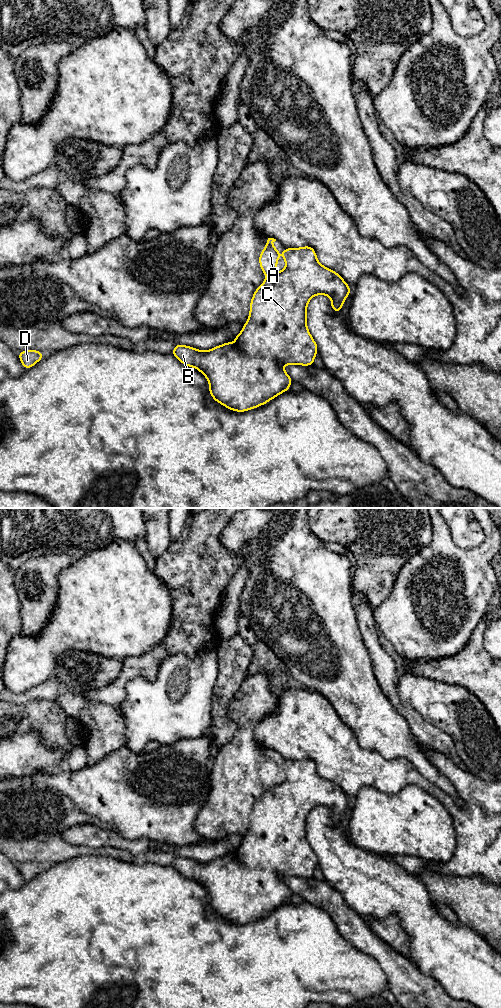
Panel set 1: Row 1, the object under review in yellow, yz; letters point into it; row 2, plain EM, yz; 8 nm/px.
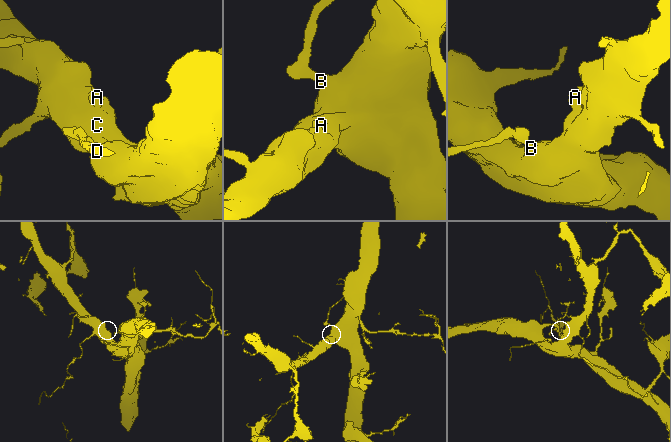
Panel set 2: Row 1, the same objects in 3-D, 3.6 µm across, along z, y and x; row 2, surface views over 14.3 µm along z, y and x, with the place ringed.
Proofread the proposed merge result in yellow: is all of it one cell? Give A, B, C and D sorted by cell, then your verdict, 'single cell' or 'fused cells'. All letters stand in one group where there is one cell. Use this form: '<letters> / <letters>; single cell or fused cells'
A / B C D; fused cells

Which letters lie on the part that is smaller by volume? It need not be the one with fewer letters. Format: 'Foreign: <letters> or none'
Foreign: A

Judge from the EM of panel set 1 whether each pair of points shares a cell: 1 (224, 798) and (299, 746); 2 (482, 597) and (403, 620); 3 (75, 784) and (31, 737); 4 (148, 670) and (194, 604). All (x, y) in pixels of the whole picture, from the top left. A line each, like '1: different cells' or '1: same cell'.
1: different cells
2: same cell
3: different cells
4: same cell

